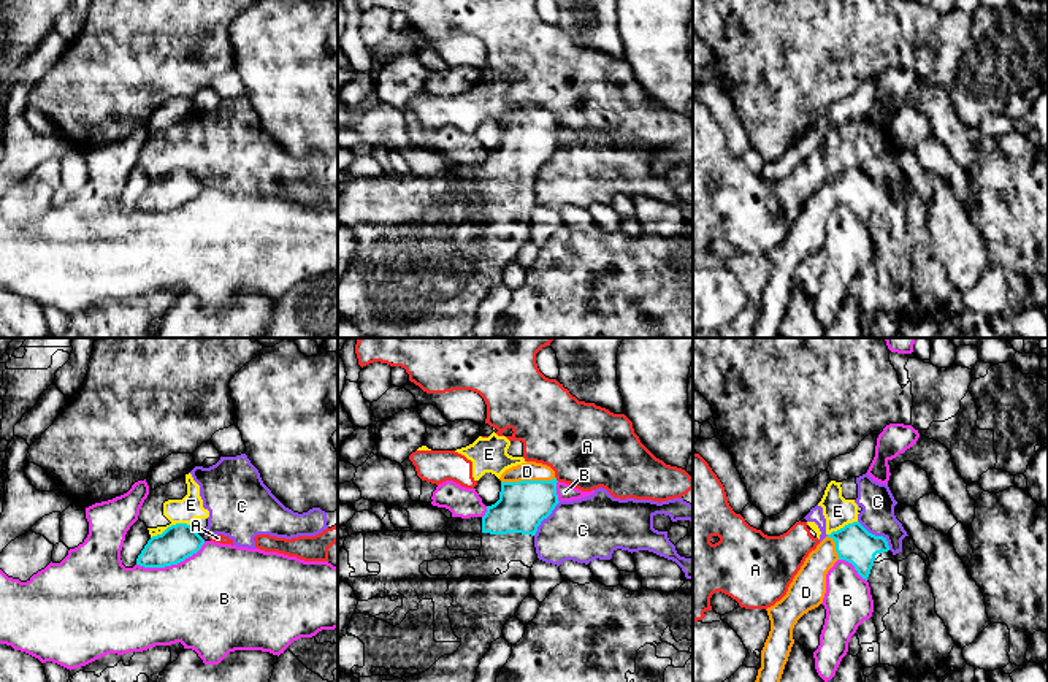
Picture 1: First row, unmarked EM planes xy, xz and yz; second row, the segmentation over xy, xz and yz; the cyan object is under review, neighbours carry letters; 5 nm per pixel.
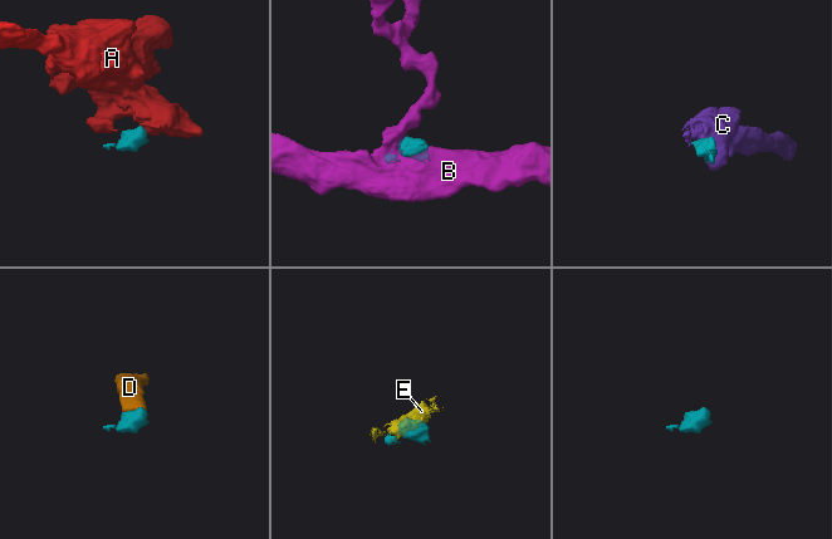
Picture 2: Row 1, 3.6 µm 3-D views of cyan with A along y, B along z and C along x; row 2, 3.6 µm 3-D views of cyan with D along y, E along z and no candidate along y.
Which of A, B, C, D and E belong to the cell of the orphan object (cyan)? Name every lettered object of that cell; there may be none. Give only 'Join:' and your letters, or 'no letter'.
Join: D

